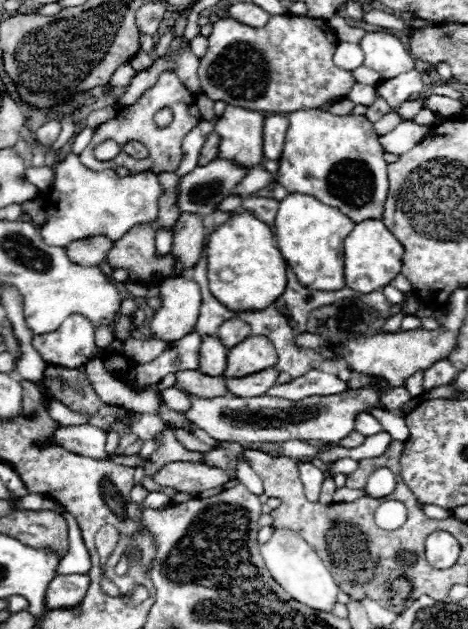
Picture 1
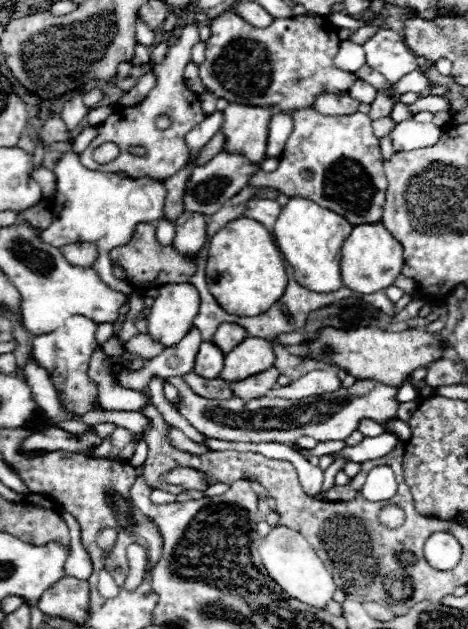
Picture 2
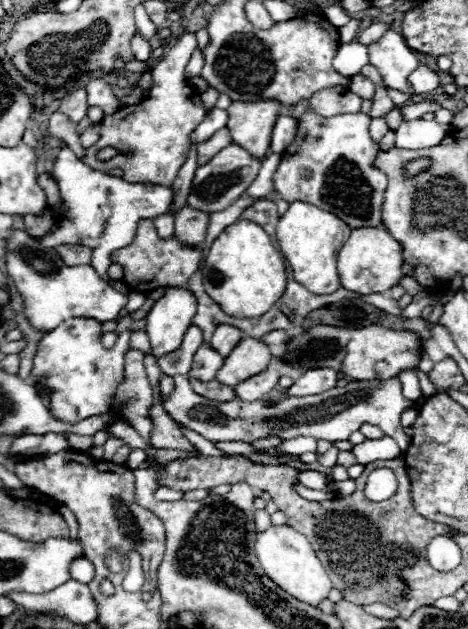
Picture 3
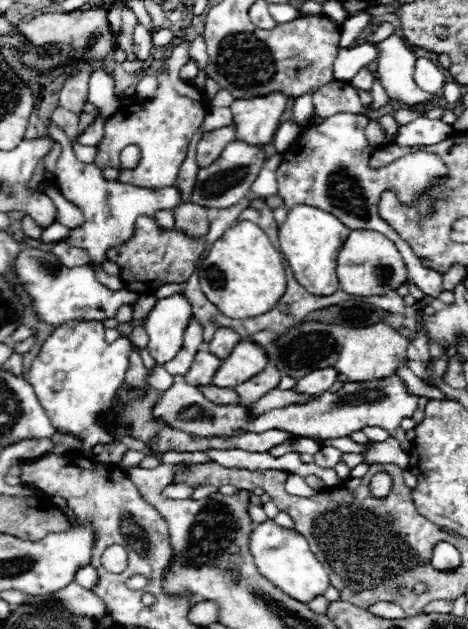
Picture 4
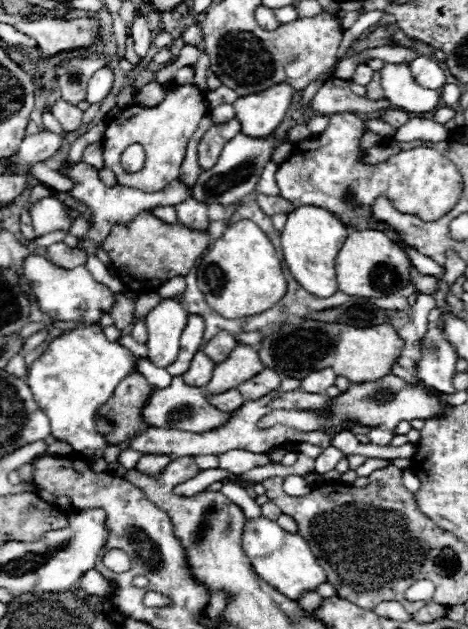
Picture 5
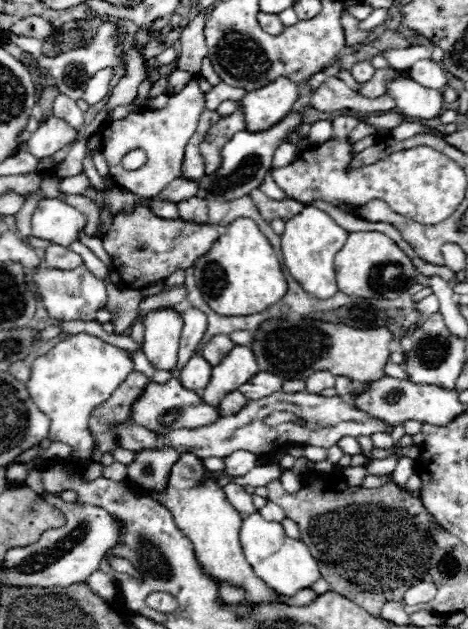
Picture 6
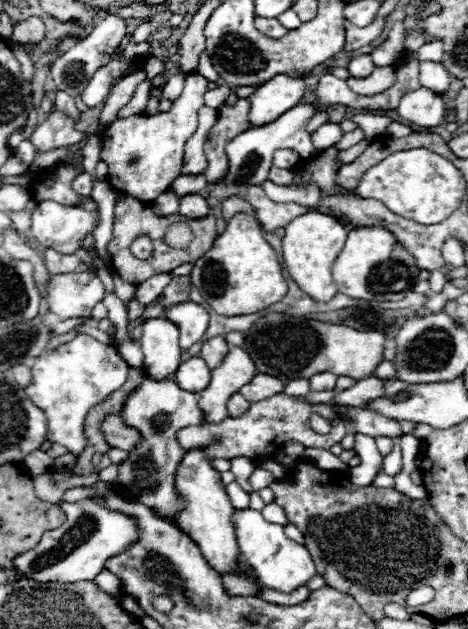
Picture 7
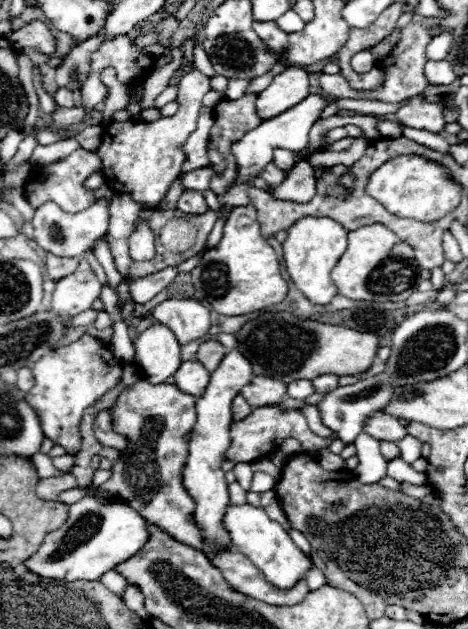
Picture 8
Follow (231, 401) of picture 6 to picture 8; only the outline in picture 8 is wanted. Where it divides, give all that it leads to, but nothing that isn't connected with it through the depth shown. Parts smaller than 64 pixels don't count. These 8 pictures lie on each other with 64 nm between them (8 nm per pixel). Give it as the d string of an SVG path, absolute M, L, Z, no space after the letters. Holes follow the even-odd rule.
M236 396L234 402L232 402L232 416L234 416L234 420L242 420L244 416L248 416L248 412L252 412L250 404L242 396Z

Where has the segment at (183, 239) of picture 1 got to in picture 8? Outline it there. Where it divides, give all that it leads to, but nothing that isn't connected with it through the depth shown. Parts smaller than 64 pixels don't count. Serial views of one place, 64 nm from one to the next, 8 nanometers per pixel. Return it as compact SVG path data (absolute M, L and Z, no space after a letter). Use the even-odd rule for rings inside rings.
M188 190L182 192L182 196L178 198L178 206L176 208L186 212L186 214L202 214L202 212L208 210L202 192L188 192Z

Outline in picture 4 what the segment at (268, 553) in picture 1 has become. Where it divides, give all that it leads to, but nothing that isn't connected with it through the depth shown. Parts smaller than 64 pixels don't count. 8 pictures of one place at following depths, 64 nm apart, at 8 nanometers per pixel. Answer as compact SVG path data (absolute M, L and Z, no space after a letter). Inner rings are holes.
M272 520L254 524L252 536L250 536L250 552L252 552L258 572L266 580L276 584L276 588L280 588L284 594L292 596L294 600L308 602L314 596L324 594L324 590L330 586L328 574L322 568L322 564L316 560L316 556L310 552L306 538L294 530L280 528Z

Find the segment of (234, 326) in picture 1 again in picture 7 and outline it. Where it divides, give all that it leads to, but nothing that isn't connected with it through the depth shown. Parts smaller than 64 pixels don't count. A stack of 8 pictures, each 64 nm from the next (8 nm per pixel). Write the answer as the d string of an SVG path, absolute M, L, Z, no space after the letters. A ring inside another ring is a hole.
M216 336L216 338L210 338L202 344L202 350L200 350L200 358L208 364L208 368L216 368L216 364L220 364L220 360L224 360L224 356L228 354L228 344L224 342L222 336Z

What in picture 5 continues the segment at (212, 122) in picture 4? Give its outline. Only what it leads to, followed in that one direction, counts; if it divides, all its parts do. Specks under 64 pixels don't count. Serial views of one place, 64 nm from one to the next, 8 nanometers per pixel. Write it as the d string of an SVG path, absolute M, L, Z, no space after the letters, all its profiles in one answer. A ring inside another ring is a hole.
M220 104L218 108L212 110L212 120L214 124L224 124L230 118L234 118L234 106L232 104Z

